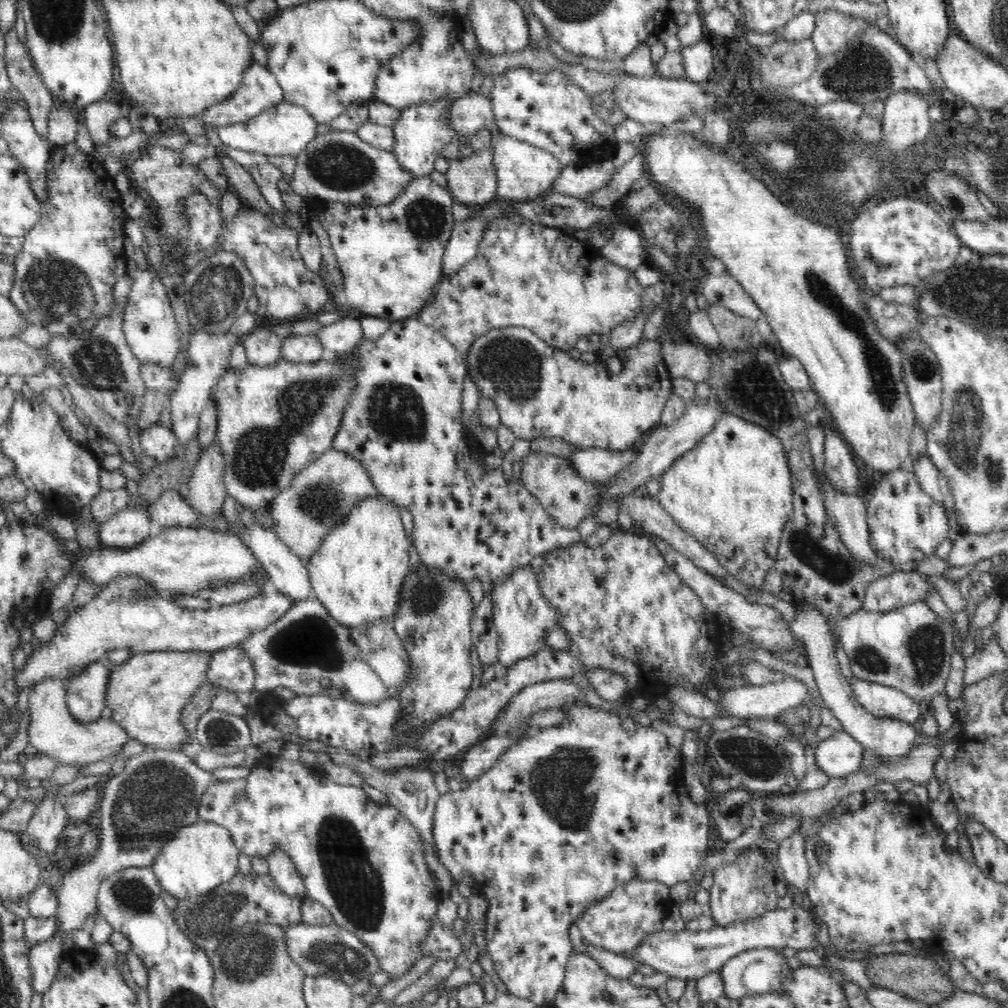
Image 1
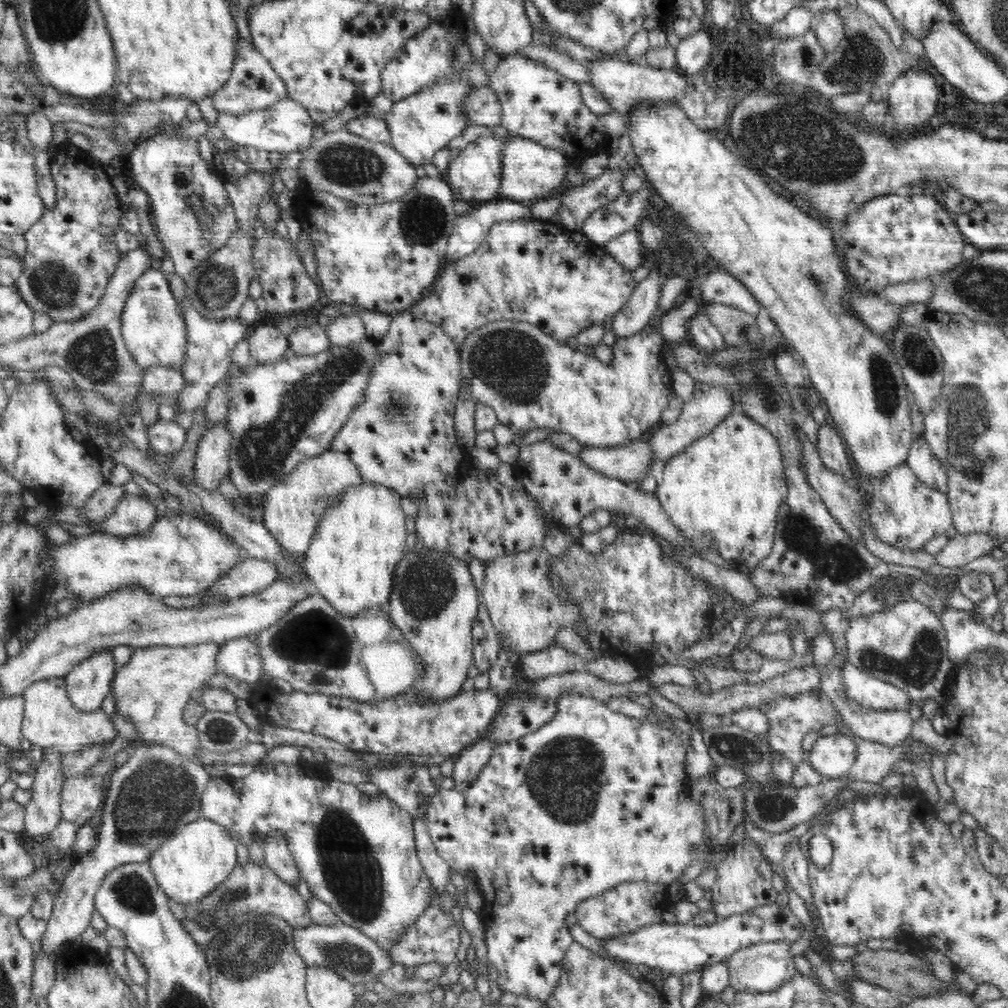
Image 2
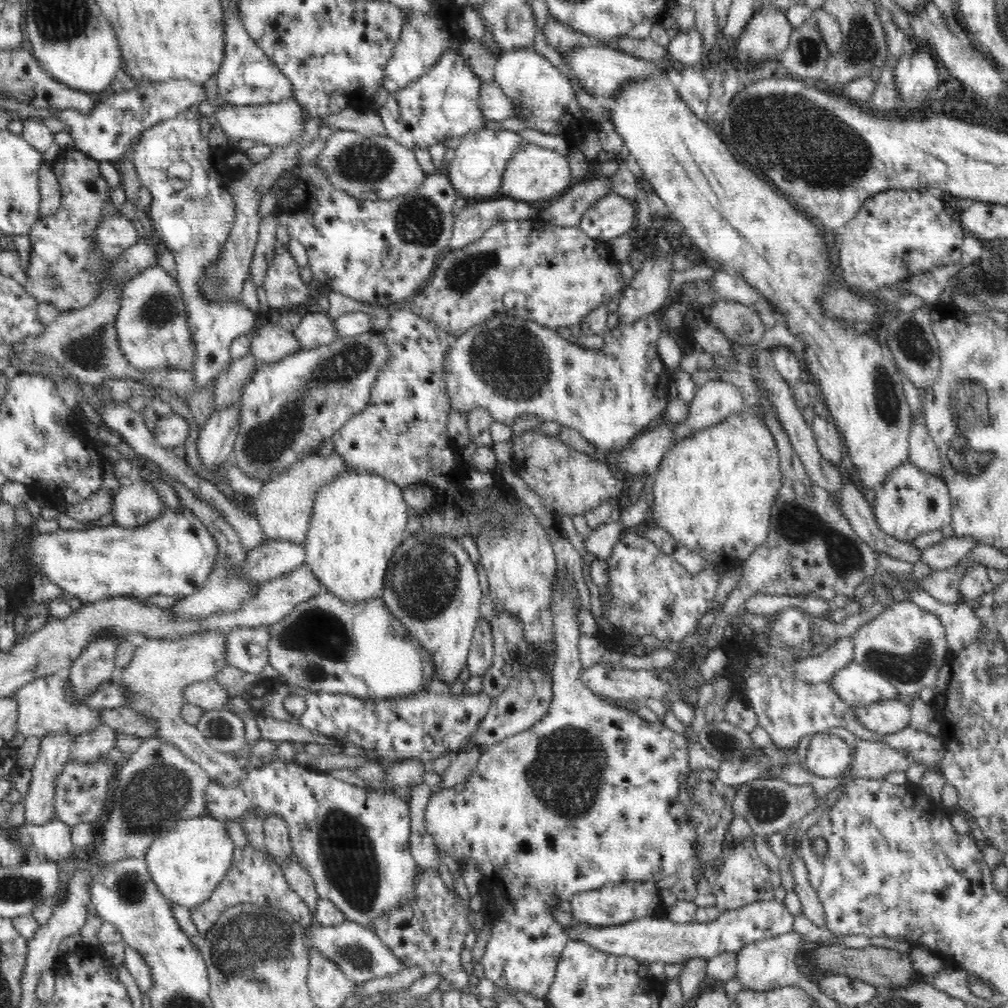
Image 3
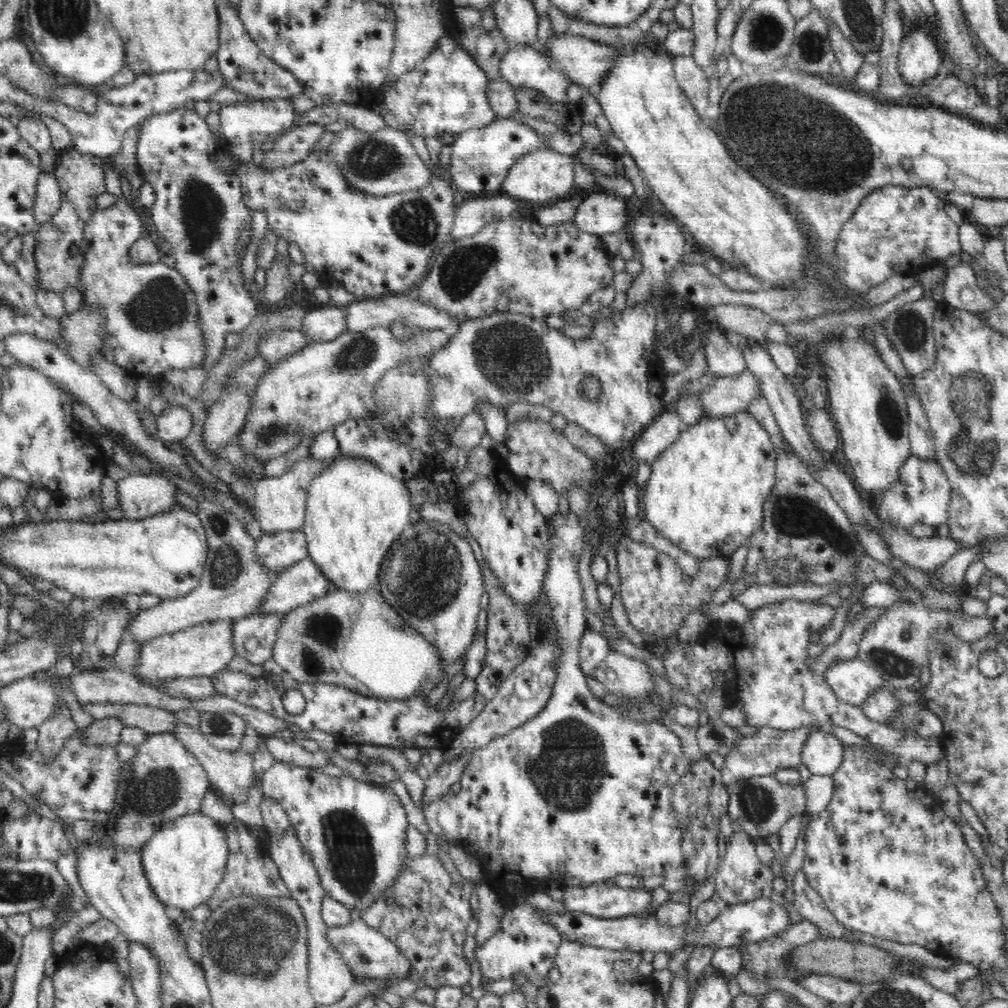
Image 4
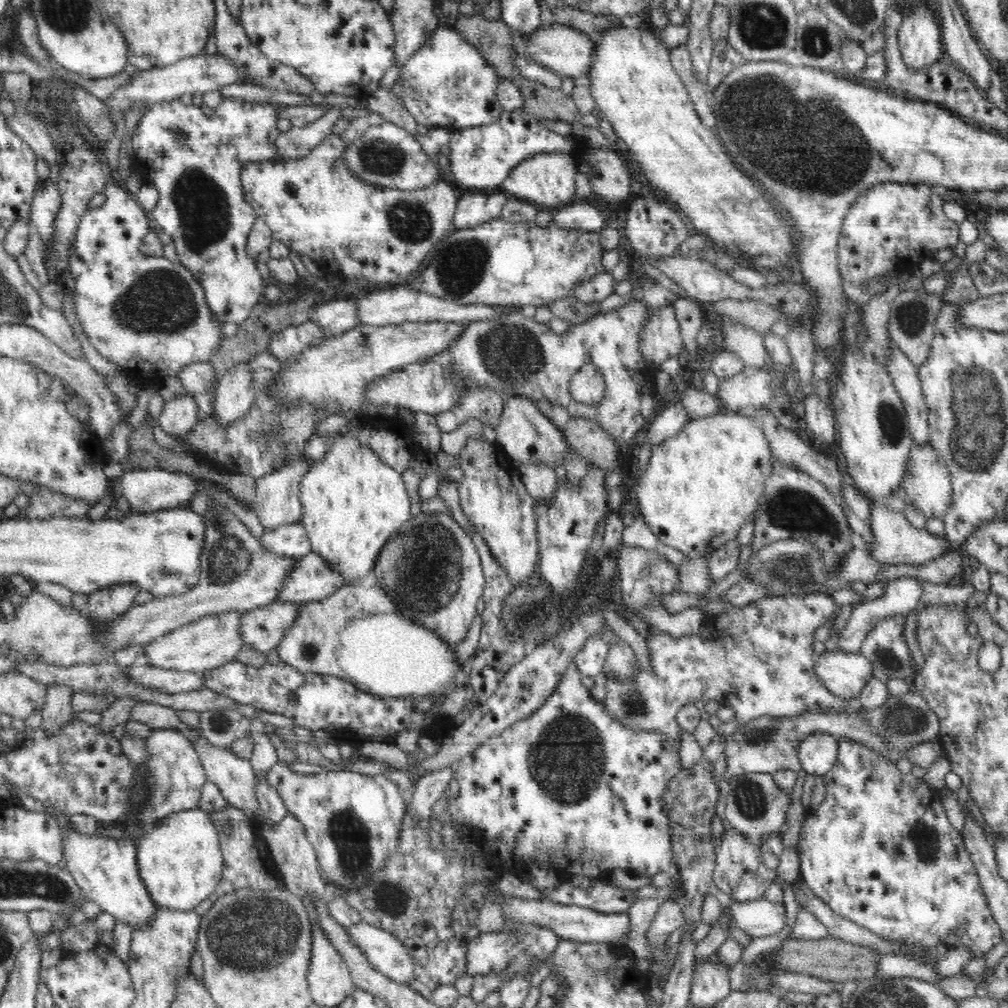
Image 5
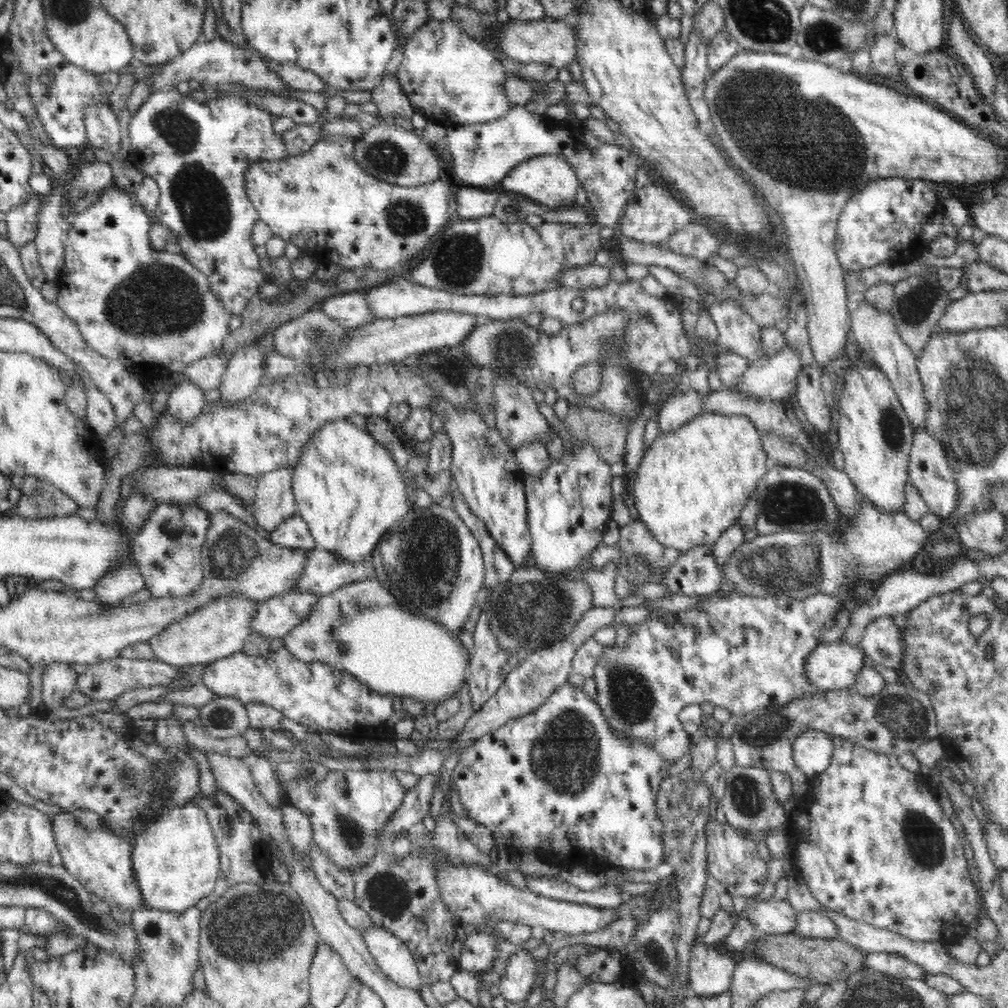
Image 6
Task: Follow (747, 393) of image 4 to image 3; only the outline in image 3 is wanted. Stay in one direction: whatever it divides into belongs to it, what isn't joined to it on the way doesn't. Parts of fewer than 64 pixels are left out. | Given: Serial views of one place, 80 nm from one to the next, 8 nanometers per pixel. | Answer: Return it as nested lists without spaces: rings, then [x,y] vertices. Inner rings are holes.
[[[716,380],[700,386],[696,390],[695,398],[688,404],[688,418],[686,418],[686,422],[676,423],[676,428],[672,432],[674,433],[674,444],[697,430],[708,428],[714,423],[726,420],[731,414],[740,413],[742,405],[744,405],[743,392],[740,391],[738,386],[730,382]]]

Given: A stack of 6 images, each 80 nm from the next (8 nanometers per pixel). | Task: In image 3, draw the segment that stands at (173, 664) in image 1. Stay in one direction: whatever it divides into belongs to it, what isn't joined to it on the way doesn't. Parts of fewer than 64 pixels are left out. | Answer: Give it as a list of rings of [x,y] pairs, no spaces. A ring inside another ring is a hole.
[[[220,631],[182,635],[175,640],[146,639],[135,650],[130,664],[117,676],[120,683],[126,685],[126,707],[132,707],[138,713],[144,713],[148,719],[158,721],[158,734],[154,736],[176,745],[191,761],[203,767],[211,781],[224,786],[236,786],[251,772],[250,764],[257,764],[254,756],[234,757],[232,753],[214,750],[208,744],[208,738],[181,717],[181,708],[186,704],[181,693],[185,686],[213,678],[228,665],[226,640],[227,634]]]

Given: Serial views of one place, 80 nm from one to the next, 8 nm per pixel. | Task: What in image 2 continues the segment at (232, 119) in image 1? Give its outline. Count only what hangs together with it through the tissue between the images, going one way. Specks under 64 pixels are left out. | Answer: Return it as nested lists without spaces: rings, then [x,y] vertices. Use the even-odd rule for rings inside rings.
[[[241,35],[238,38],[236,54],[230,69],[230,78],[223,82],[213,94],[213,105],[218,114],[232,113],[239,115],[253,110],[264,110],[275,102],[288,96],[286,83],[276,73],[274,67],[266,60],[266,57],[245,40]]]

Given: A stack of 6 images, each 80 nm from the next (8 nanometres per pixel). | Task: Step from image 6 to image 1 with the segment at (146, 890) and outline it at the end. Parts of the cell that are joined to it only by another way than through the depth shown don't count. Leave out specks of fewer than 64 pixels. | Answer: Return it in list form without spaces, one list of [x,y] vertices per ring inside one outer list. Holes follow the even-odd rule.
[[[199,820],[178,829],[171,837],[166,837],[165,841],[152,870],[163,890],[177,899],[212,892],[218,885],[230,882],[239,872],[240,852],[231,833],[218,824]]]

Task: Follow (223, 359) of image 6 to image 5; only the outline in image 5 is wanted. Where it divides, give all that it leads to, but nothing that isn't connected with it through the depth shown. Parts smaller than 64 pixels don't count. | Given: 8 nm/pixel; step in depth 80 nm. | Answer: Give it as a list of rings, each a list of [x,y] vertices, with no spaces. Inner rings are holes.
[[[196,362],[178,371],[176,374],[182,381],[186,393],[192,395],[215,393],[216,371],[210,362]]]

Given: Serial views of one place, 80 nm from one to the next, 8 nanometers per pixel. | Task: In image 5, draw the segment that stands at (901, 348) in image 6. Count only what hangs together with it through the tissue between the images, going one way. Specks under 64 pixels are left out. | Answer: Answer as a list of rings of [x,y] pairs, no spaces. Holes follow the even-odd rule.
[[[894,343],[890,346],[885,368],[904,405],[914,444],[930,443],[929,410],[918,379],[918,369]]]

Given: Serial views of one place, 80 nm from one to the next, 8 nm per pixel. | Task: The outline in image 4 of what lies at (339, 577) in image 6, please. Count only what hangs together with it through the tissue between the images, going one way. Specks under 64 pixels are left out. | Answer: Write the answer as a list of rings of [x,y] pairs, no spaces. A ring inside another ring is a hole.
[[[308,556],[275,577],[264,598],[265,602],[254,613],[286,614],[326,596],[333,589],[332,581]]]

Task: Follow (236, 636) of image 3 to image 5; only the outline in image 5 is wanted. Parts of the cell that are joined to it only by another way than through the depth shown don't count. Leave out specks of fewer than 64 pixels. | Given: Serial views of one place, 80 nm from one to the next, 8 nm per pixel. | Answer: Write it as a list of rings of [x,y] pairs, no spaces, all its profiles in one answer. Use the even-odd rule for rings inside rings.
[[[278,599],[278,602],[244,613],[240,624],[244,645],[256,649],[258,653],[268,653],[294,624],[300,606],[302,605]]]

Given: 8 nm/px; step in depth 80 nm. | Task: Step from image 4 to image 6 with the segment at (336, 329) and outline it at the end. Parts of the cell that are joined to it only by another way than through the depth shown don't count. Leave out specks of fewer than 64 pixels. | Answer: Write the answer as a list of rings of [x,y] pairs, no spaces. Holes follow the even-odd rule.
[[[340,293],[322,300],[319,308],[348,330],[360,328],[374,320],[373,312],[368,308],[366,293]]]

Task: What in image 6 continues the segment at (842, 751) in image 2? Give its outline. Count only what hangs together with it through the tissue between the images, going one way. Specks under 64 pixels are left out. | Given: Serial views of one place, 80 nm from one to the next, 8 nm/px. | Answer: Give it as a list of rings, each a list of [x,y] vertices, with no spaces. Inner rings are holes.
[[[810,729],[796,738],[792,748],[792,758],[798,768],[813,777],[830,764],[833,742],[825,732]]]

